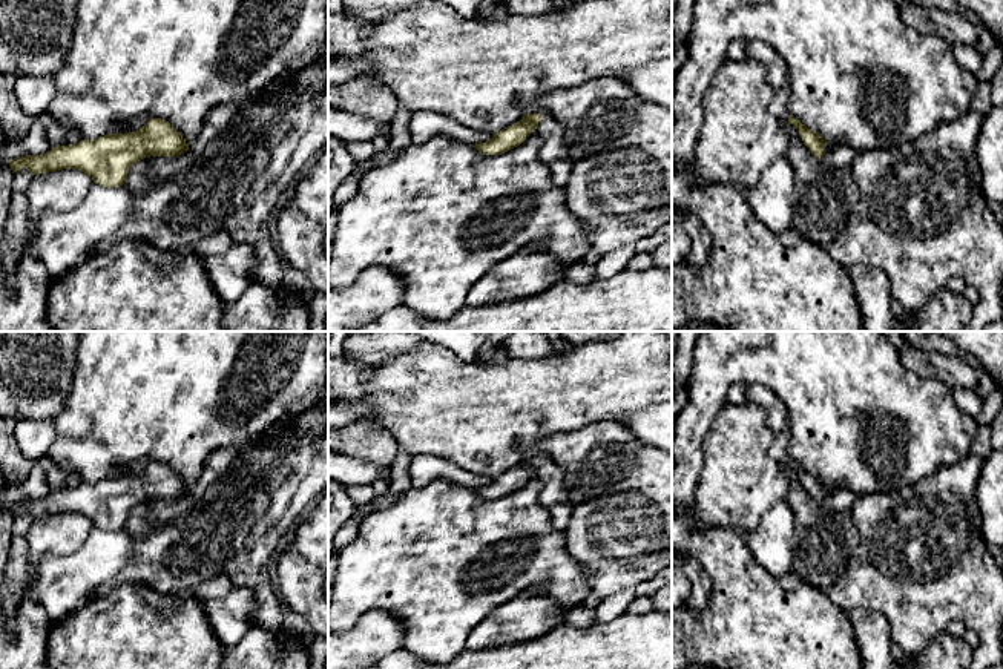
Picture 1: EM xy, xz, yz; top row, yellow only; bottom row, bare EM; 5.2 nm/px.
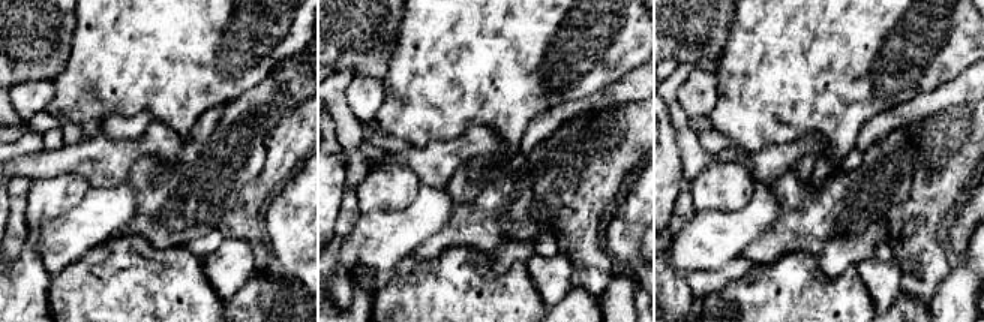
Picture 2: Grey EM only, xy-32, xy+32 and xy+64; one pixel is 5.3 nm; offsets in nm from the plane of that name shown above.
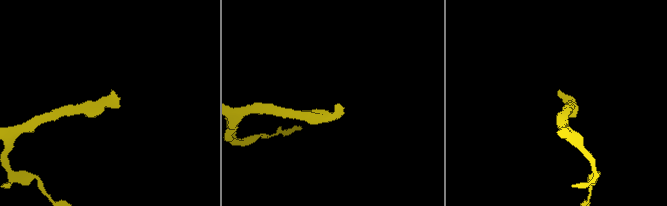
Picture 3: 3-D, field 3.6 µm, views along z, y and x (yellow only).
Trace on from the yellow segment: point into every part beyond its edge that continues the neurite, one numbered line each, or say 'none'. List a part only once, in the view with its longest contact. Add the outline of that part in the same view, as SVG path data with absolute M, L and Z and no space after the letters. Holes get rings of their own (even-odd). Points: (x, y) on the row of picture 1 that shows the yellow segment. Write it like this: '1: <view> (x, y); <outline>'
1: xz (551, 132); M543 115L535 130L543 140L543 146L538 150L538 158L543 163L549 164L557 160L567 160L567 150L563 141L563 126L560 123L549 115Z

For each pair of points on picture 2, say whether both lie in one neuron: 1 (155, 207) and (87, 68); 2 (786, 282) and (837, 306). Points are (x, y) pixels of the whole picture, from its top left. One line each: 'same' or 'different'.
1: different
2: same

